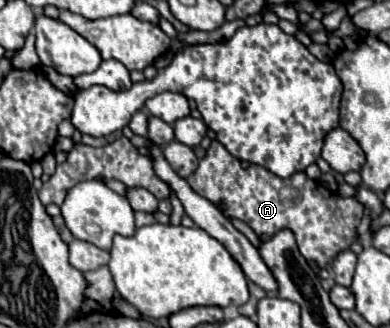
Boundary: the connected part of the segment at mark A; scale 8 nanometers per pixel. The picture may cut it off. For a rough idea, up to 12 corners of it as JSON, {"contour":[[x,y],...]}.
{"contour":[[218,140],[186,180],[260,240],[292,230],[320,268],[364,206],[304,172],[278,178]]}

